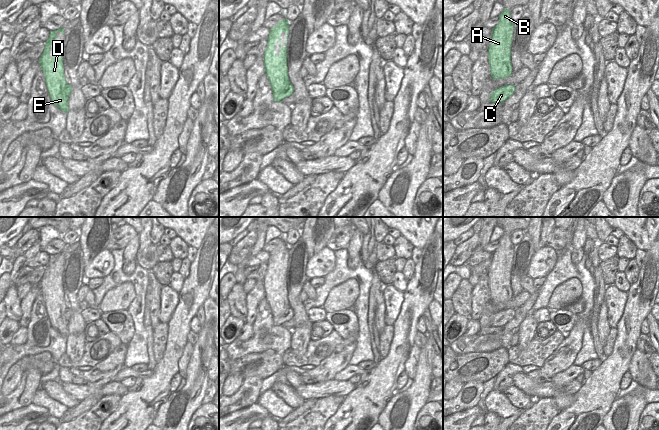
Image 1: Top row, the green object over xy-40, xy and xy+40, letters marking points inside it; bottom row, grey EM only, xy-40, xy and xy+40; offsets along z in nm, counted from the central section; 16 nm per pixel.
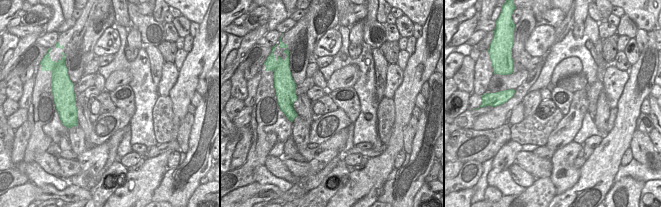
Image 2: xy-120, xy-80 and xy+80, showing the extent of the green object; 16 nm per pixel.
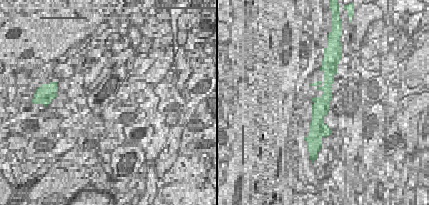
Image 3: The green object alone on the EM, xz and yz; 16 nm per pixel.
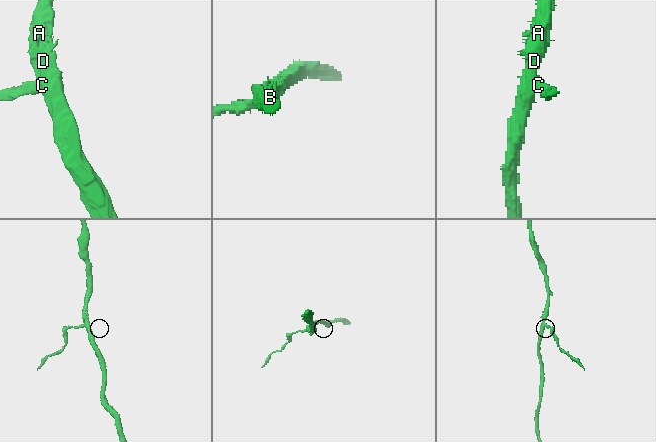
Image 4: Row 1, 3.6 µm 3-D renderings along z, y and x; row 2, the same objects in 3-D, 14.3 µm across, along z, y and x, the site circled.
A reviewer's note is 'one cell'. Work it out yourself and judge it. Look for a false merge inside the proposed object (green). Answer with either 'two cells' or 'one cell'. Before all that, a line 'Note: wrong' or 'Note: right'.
Note: wrong
two cells

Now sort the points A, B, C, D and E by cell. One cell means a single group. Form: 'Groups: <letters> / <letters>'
Groups: A B D E / C

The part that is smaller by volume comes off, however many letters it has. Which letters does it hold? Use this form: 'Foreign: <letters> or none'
Foreign: C

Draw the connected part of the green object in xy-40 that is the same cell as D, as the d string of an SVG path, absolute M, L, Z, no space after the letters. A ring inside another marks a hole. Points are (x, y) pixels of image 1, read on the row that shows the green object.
M64 27L50 31L48 40L45 42L45 48L40 57L39 63L43 70L48 92L51 94L51 101L61 111L68 113L68 100L72 92L72 86L66 82L63 66L63 43L57 39L57 32L64 35ZM52 40L55 40L55 46L58 46L58 52L62 53L59 58L57 55L50 55Z

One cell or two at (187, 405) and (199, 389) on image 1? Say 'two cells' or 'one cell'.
one cell

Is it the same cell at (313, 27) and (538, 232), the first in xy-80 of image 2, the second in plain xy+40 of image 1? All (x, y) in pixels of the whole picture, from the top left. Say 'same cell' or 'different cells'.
same cell

